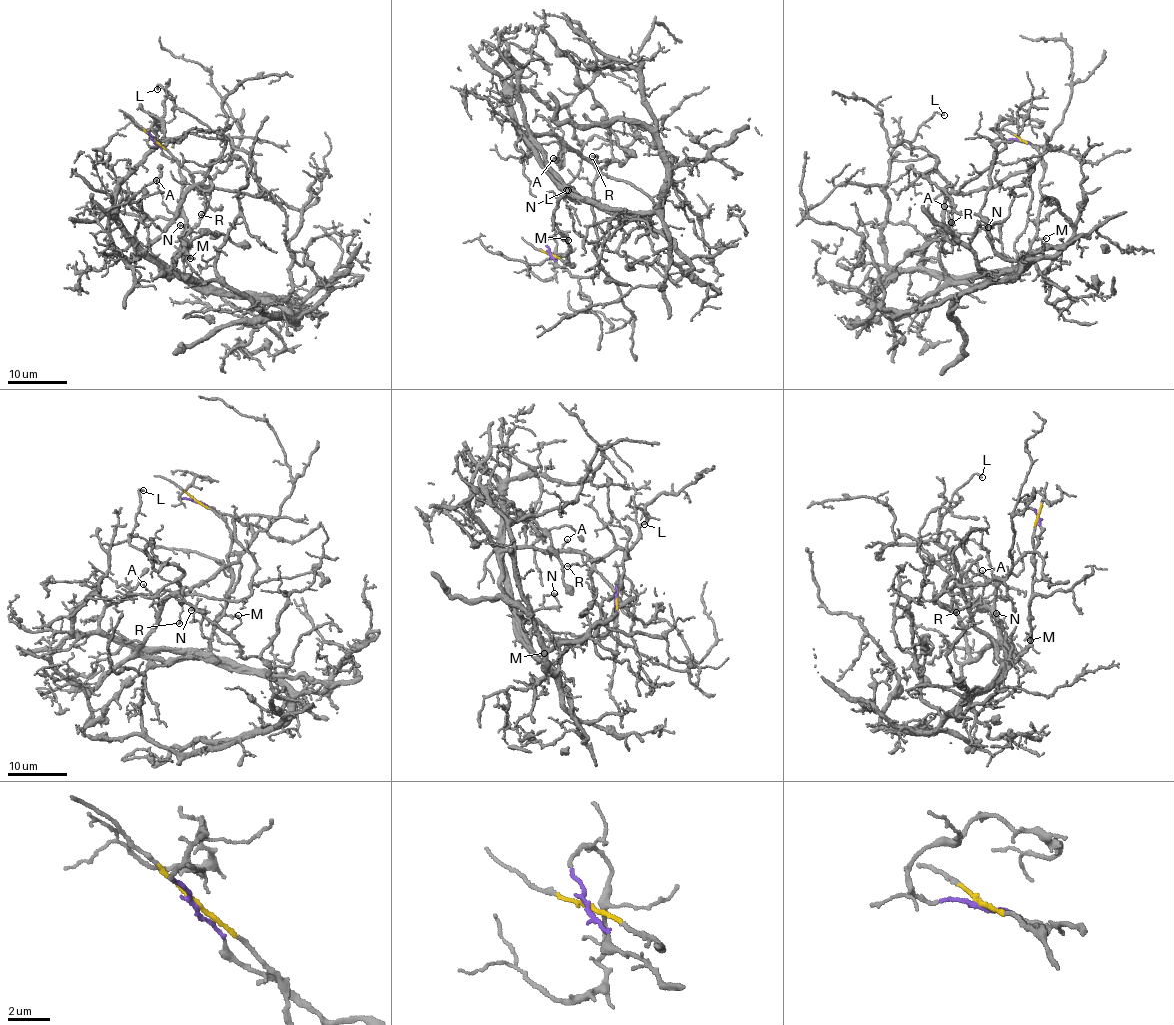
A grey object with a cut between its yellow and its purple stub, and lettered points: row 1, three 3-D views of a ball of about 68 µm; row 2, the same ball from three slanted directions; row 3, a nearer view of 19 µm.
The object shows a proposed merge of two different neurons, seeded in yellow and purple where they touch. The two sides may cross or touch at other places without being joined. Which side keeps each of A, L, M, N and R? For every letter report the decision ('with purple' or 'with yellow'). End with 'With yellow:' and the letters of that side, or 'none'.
A: with purple
L: with purple
M: with yellow
N: with yellow
R: with purple
With yellow: M, N

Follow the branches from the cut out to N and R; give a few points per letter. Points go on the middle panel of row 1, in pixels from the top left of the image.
N: (550, 254), (570, 264), (568, 243), (555, 225), (553, 212), (564, 199), (564, 195), (576, 200), (568, 190)
R: (550, 254), (572, 275), (591, 276), (598, 267), (593, 181), (593, 163), (598, 163), (592, 156)

